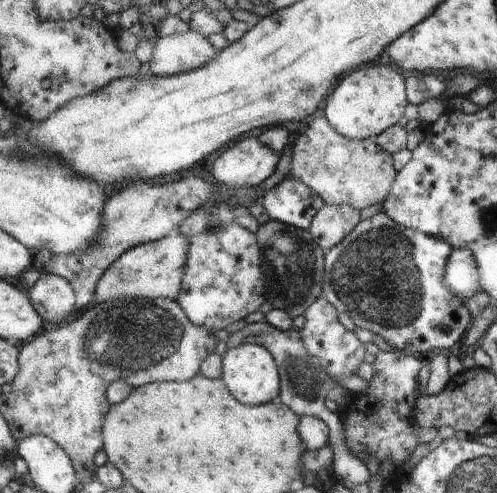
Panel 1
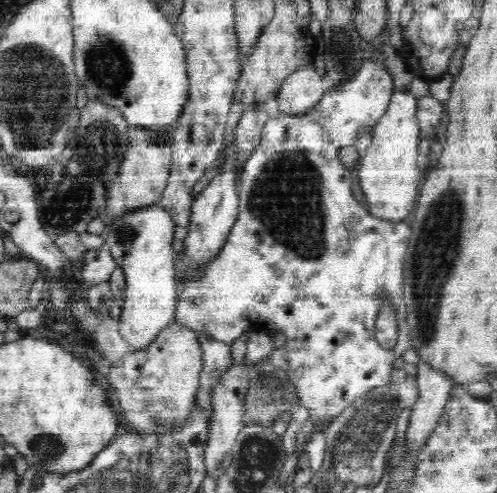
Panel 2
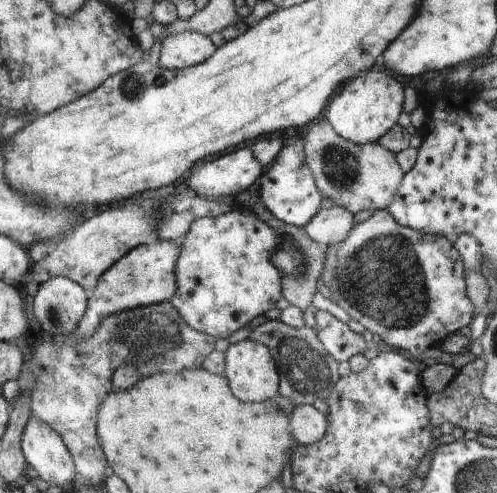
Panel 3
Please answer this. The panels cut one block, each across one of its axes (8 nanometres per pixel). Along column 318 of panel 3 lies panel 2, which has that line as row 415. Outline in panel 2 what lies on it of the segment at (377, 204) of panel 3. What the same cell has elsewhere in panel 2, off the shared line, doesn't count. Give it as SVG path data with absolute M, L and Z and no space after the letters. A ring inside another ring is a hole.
M170 322L146 352L132 352L110 368L108 386L114 386L122 406L124 426L132 430L170 430L192 406L202 370L200 334L184 322Z

